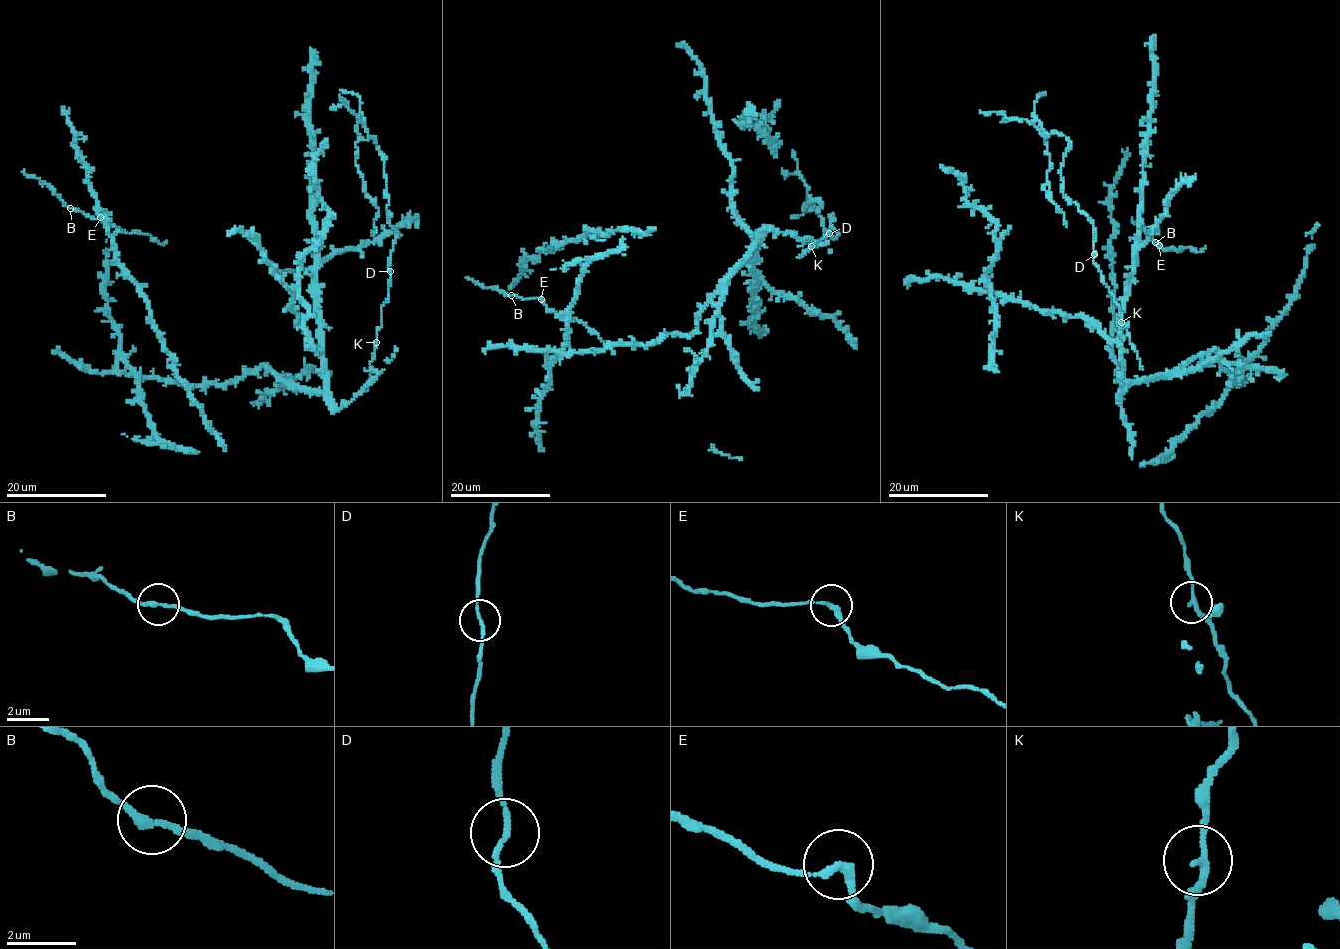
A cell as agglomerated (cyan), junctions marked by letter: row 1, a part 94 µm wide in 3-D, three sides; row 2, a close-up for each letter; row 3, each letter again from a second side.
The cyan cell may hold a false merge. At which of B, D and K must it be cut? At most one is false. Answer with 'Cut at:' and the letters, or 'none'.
Cut at: none

